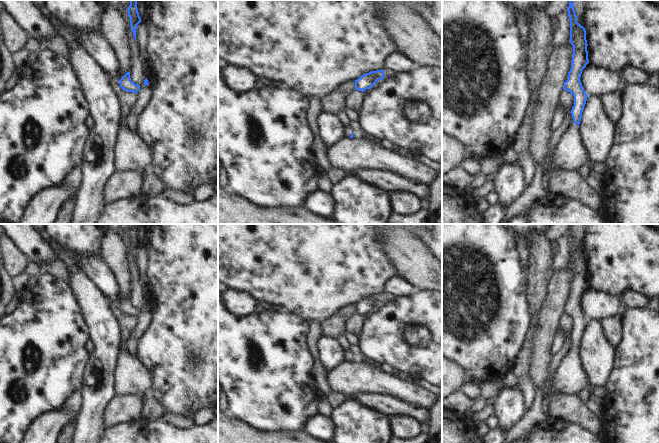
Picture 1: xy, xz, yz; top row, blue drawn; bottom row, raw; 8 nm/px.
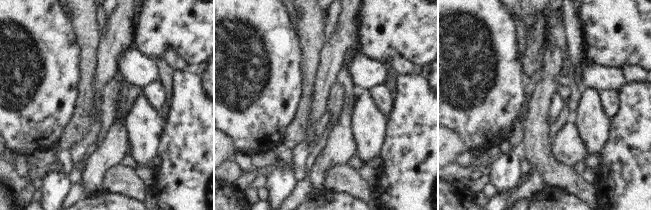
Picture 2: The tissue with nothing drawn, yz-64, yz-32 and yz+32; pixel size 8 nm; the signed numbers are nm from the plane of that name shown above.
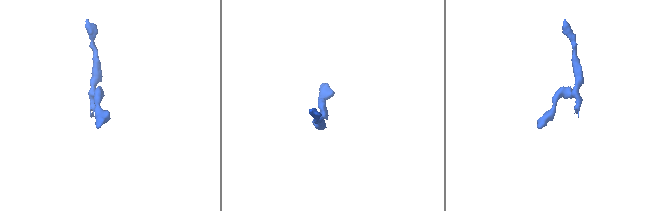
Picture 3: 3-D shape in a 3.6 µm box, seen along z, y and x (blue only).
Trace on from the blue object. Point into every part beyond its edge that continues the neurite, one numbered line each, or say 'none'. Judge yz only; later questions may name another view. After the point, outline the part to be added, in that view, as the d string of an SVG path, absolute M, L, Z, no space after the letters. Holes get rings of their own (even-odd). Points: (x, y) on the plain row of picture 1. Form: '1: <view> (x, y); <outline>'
1: yz (570, 379); M572 348L564 357L553 378L552 390L544 395L544 408L549 413L549 398L555 393L578 395L582 390L590 390L587 374L582 366L578 349Z

